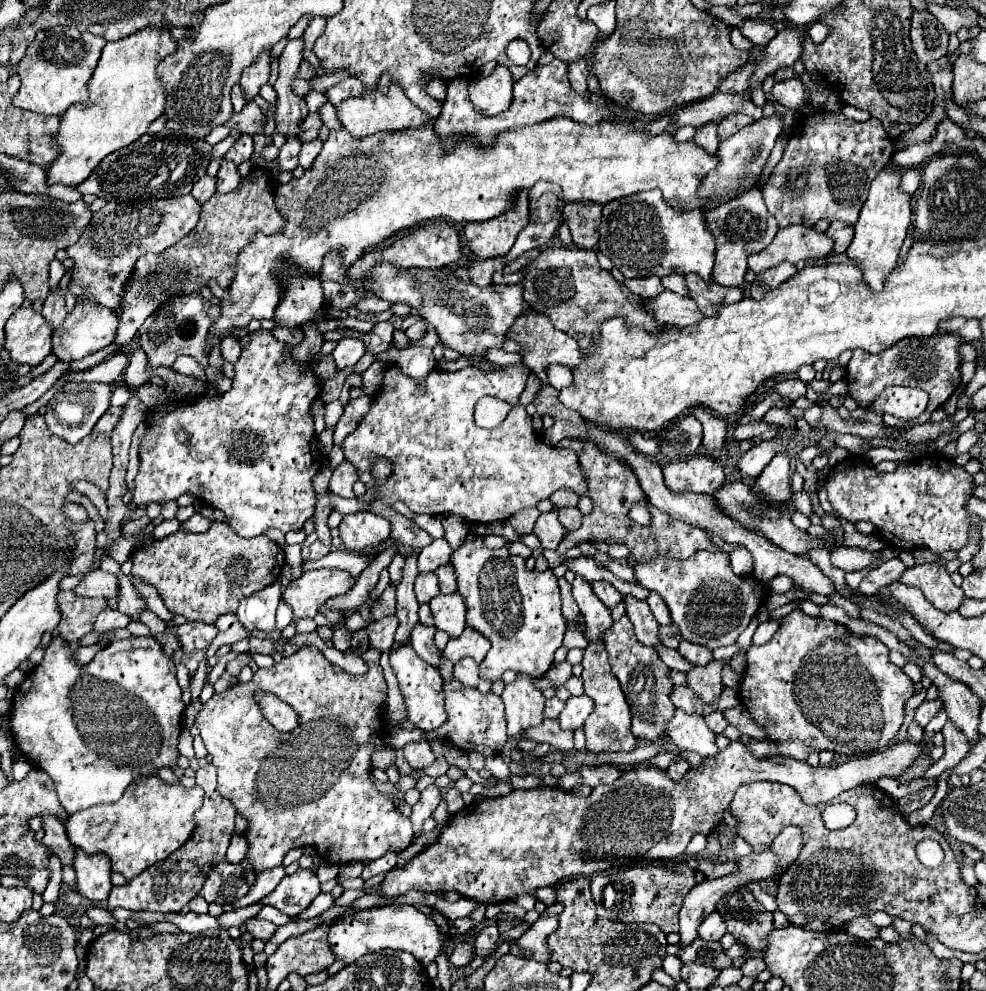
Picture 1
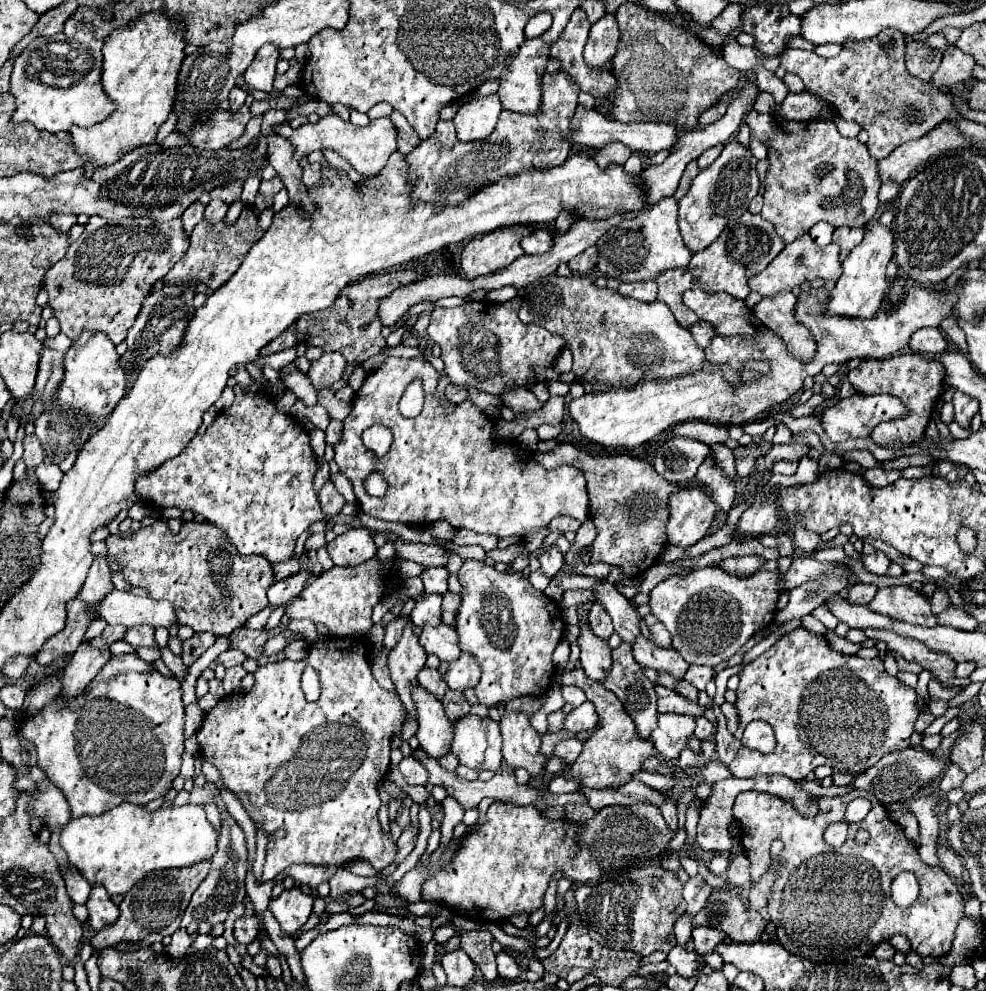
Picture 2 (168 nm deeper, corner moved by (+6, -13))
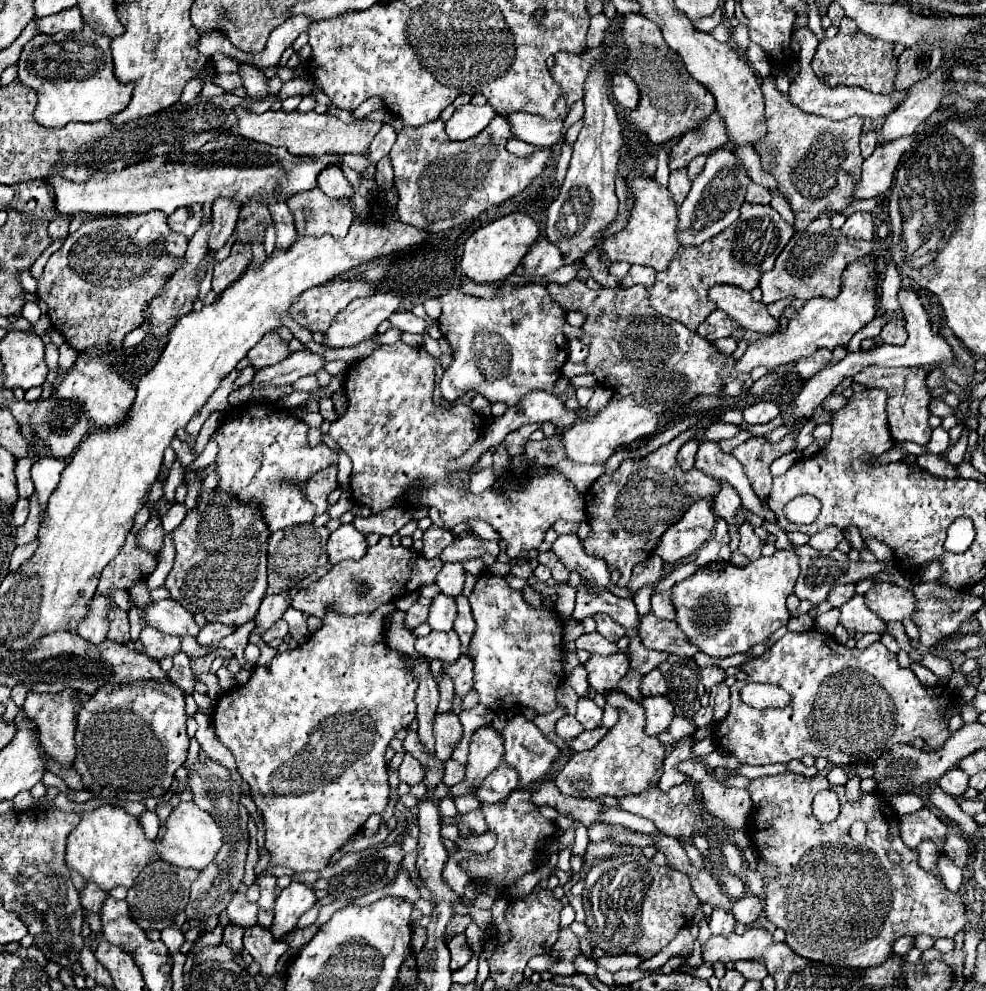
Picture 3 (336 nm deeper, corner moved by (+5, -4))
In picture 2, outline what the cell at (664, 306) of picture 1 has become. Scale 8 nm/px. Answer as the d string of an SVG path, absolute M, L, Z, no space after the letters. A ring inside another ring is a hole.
M698 321L698 323L690 325L688 331L692 333L692 337L694 337L694 341L700 349L704 349L710 343L710 339L714 337L714 329L710 329L710 325L706 325L704 321Z

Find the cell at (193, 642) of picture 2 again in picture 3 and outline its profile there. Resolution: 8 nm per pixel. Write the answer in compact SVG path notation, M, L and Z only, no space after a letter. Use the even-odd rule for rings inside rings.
M209 622L207 626L201 628L201 632L197 636L197 642L209 646L209 644L215 644L221 638L233 634L233 632L235 632L235 626L227 626L227 624L221 624L221 622Z

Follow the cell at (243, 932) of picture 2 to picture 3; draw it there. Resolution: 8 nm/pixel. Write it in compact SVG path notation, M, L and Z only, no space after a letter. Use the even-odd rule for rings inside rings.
M235 892L229 906L227 906L227 916L233 924L241 926L241 928L249 928L251 924L257 922L257 910L259 906L257 904L251 904L245 894L239 894Z

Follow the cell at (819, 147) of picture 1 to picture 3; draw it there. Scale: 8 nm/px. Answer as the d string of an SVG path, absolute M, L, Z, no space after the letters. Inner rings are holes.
M767 76L763 80L761 90L763 90L763 98L765 98L765 118L767 118L769 134L765 136L763 144L759 144L759 148L755 148L755 150L761 156L763 170L767 170L775 176L781 194L789 200L793 214L795 214L795 228L805 230L815 218L819 218L819 214L823 210L841 212L843 208L847 208L851 204L851 192L855 190L855 184L857 184L859 172L861 172L861 164L863 164L863 158L859 154L859 134L861 134L863 120L859 120L859 116L851 116L847 120L829 120L825 116L807 114L807 112L799 110L797 106L793 106L787 100L787 94L781 94L777 90L773 76Z

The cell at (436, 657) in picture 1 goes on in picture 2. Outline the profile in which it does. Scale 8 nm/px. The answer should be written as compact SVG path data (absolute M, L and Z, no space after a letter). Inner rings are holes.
M424 667L420 673L418 673L418 683L424 685L436 699L442 699L448 685L442 681L440 673L436 669L430 669L430 667Z

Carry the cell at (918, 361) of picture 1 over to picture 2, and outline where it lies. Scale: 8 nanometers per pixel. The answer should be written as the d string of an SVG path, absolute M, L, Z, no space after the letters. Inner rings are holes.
M900 353L888 359L864 359L854 371L848 373L850 383L862 395L878 395L888 393L904 401L908 407L908 417L902 421L888 421L877 425L870 437L875 443L890 443L902 439L904 443L920 441L924 437L924 429L932 419L932 411L942 395L942 383L946 377L946 367L934 359L920 353ZM902 433L902 435L900 435ZM884 438L884 439L883 439ZM885 440L886 441L883 441Z

